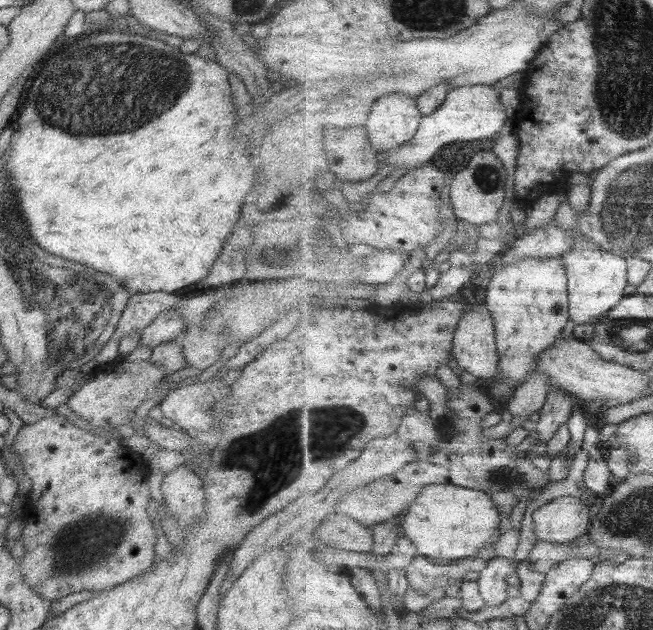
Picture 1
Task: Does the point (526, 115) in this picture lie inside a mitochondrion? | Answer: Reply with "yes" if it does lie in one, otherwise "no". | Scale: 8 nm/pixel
no

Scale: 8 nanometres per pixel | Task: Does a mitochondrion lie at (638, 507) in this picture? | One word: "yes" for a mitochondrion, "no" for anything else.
yes

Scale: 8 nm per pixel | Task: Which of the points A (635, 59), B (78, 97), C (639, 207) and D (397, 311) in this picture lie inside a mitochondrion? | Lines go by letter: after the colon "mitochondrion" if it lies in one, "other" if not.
A: mitochondrion
B: mitochondrion
C: mitochondrion
D: other

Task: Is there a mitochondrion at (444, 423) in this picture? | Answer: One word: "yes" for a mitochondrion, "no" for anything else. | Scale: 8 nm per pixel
no

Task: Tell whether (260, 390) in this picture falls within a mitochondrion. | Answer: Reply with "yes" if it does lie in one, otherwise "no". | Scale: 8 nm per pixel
no

